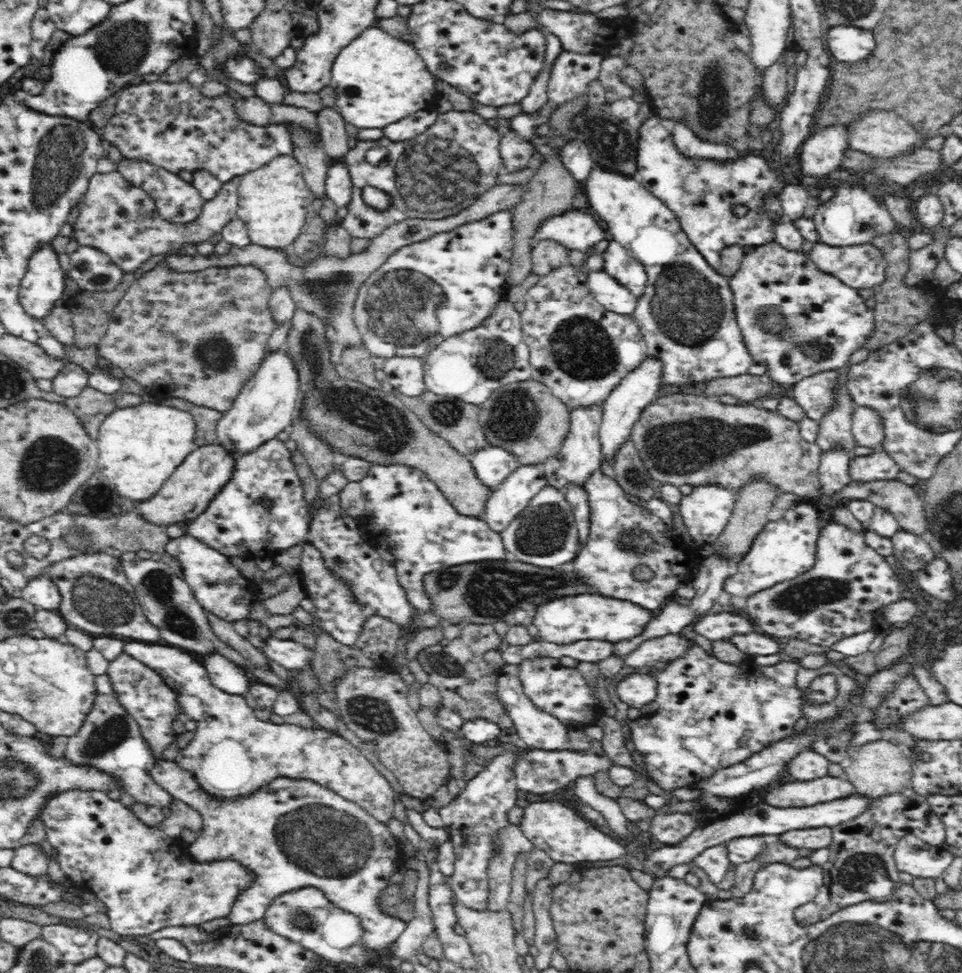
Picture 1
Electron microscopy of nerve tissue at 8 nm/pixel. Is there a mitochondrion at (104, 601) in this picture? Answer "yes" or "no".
yes

